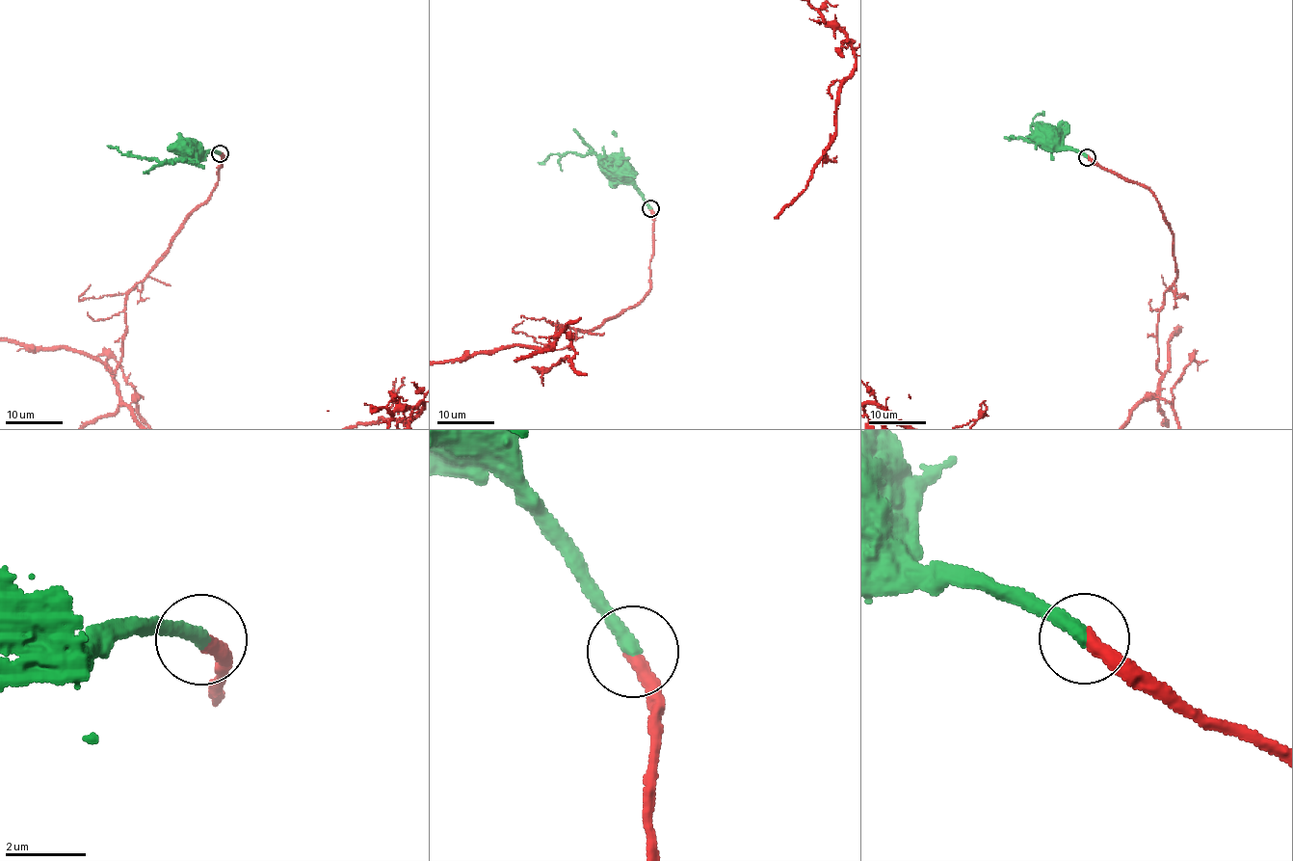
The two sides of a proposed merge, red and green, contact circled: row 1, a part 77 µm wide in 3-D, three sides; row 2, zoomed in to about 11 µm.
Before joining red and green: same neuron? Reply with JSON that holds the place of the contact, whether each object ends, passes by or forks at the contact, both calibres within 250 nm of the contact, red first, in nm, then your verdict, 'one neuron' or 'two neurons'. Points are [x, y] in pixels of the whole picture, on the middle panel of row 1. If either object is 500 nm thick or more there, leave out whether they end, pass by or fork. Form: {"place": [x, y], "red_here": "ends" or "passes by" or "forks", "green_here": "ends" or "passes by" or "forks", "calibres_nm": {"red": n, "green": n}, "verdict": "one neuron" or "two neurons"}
{"place": [650, 208], "red_here": "ends", "green_here": "ends", "calibres_nm": {"red": 380, "green": 360}, "verdict": "one neuron"}

